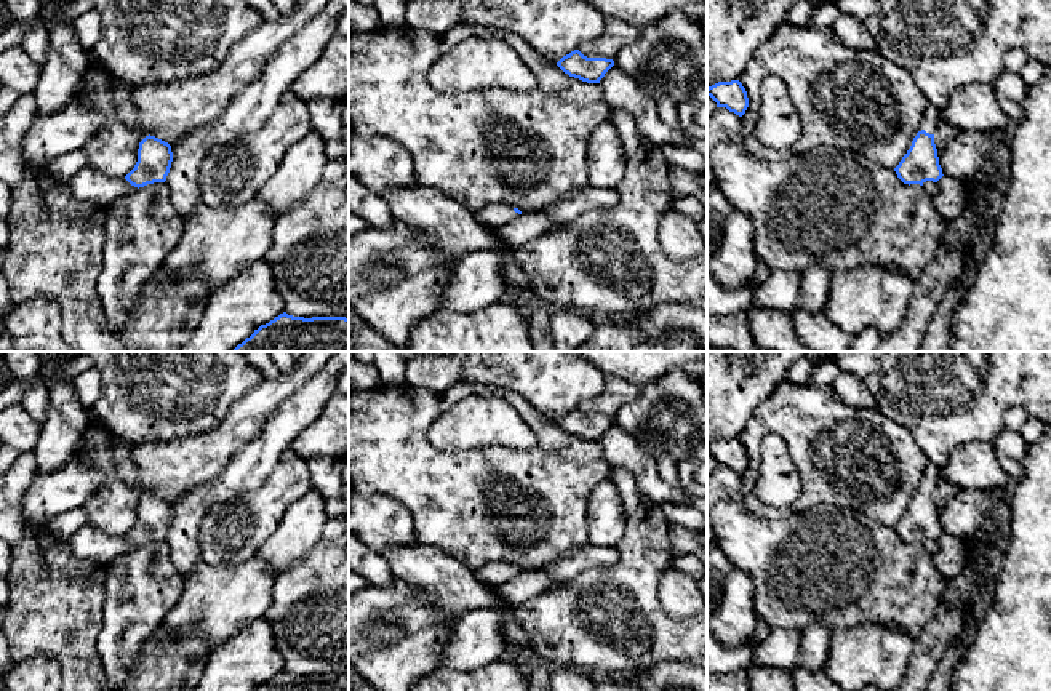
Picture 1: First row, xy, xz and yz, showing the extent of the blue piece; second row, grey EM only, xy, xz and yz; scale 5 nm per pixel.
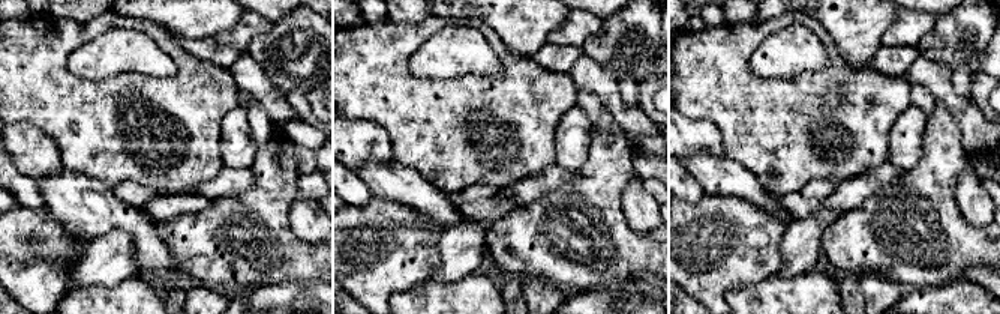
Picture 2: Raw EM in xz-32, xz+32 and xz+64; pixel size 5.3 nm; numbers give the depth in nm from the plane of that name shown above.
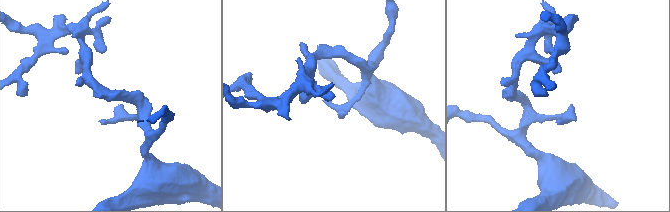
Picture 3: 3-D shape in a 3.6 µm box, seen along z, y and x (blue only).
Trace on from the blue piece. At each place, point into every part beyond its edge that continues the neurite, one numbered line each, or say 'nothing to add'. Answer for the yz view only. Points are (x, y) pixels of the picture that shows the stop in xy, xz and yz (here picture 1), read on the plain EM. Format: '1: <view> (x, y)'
1: yz (930, 477)

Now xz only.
1: xz (491, 573)

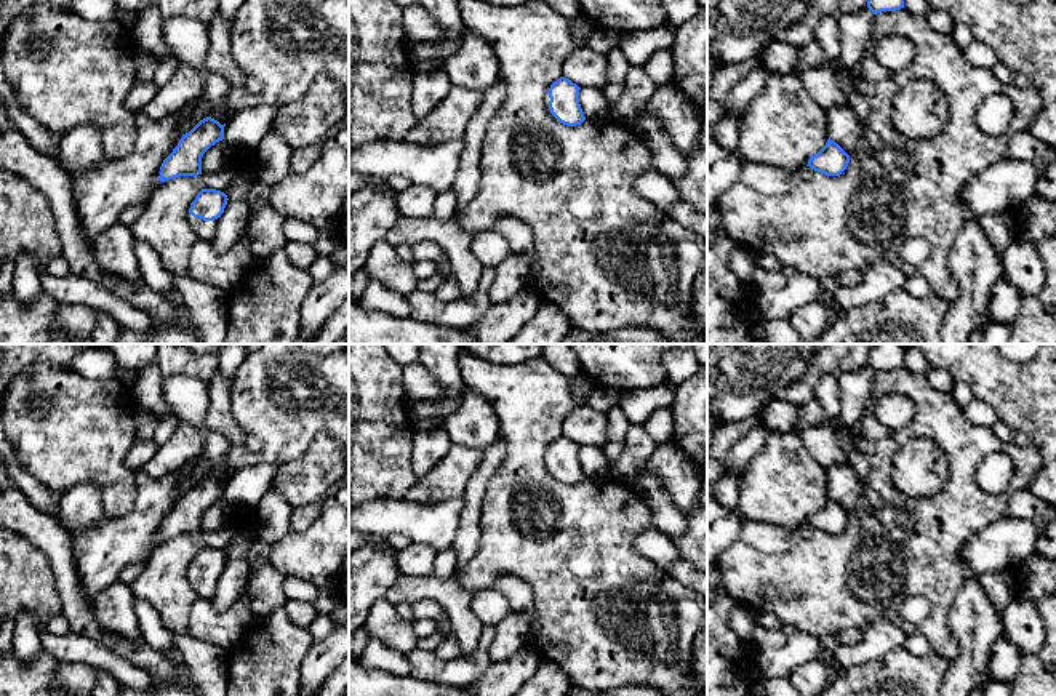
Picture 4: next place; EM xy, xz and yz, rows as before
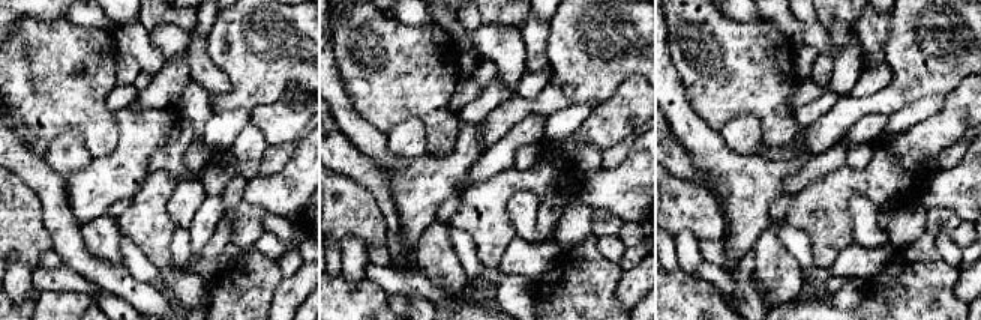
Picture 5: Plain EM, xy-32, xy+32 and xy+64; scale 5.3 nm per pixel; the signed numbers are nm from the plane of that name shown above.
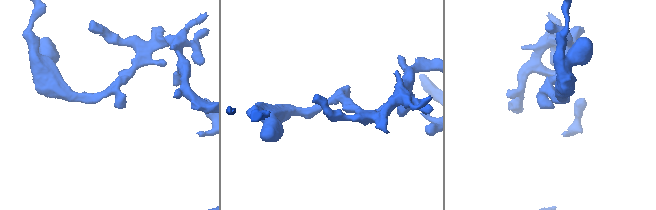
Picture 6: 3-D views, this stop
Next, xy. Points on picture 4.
1: xy (205, 589)

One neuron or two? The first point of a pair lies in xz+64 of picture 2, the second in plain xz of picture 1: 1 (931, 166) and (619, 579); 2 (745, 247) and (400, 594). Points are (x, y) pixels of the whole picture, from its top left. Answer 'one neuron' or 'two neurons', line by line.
1: one neuron
2: one neuron

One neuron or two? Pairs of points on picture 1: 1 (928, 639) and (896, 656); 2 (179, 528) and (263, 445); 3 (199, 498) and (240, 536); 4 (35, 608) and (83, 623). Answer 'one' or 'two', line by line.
1: two
2: one
3: two
4: one

